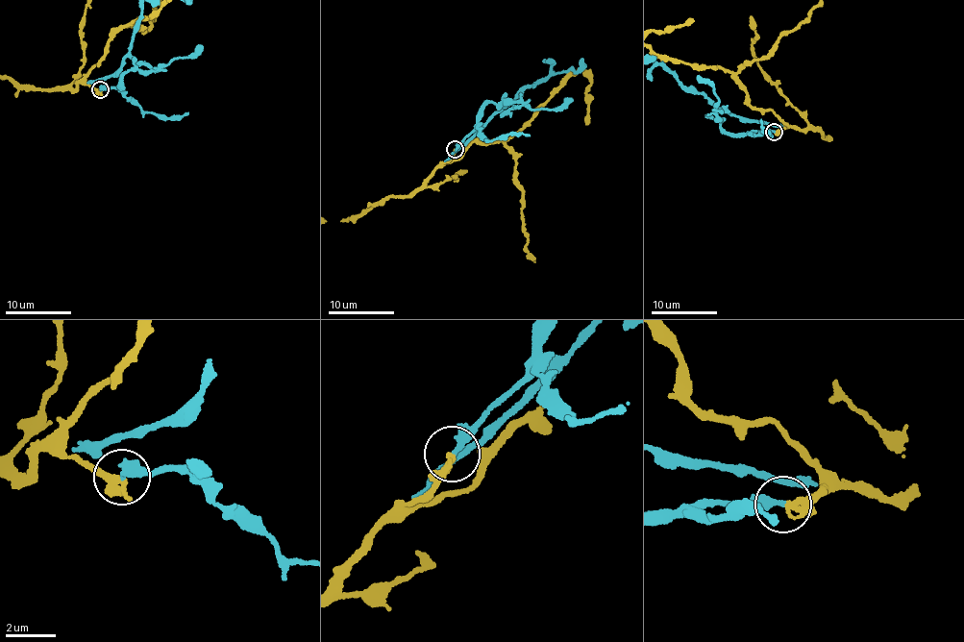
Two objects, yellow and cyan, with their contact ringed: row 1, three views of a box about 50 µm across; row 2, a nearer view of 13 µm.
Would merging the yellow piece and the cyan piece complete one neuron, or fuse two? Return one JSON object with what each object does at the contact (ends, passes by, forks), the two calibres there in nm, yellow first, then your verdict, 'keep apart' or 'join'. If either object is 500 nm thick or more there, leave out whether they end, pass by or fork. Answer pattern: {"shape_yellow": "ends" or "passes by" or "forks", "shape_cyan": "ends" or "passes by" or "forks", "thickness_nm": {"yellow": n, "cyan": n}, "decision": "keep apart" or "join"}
{"shape_yellow": "passes by", "shape_cyan": "ends", "thickness_nm": {"yellow": 240, "cyan": 360}, "decision": "join"}

